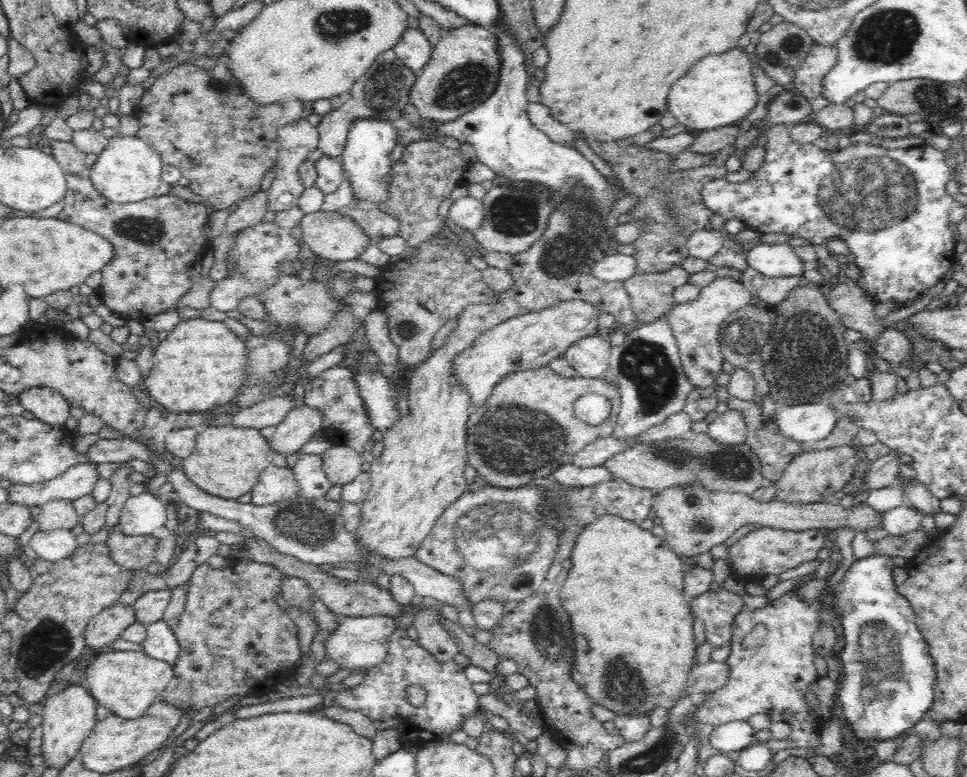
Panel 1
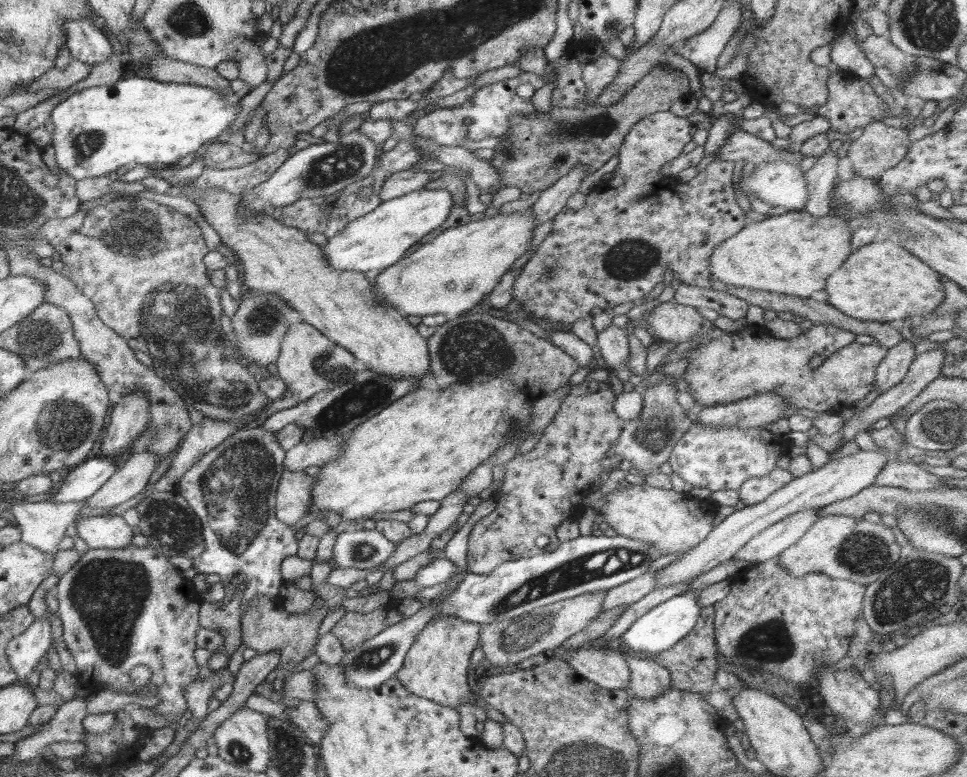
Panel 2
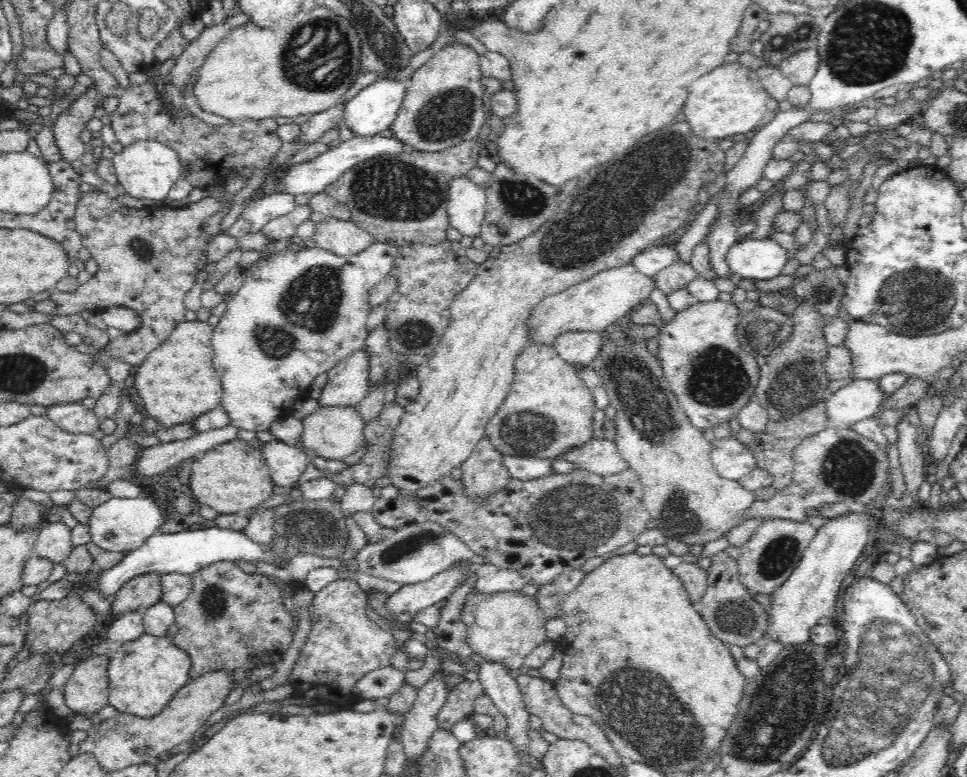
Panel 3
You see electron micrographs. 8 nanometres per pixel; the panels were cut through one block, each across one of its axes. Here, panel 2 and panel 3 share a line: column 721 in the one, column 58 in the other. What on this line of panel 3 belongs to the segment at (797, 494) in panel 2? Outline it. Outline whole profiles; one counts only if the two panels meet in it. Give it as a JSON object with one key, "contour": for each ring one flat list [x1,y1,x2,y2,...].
{"contour":[[47,521,38,532,35,552,53,563,62,563,71,554,71,529,62,522]]}

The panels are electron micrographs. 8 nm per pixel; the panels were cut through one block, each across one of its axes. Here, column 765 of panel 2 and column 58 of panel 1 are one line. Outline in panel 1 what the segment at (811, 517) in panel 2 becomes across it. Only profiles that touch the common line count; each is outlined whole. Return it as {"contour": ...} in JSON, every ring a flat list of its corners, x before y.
{"contour":[[58,528,58,530,39,530,28,542,28,551,50,563,64,560,77,547,76,536,72,535,72,528]]}

